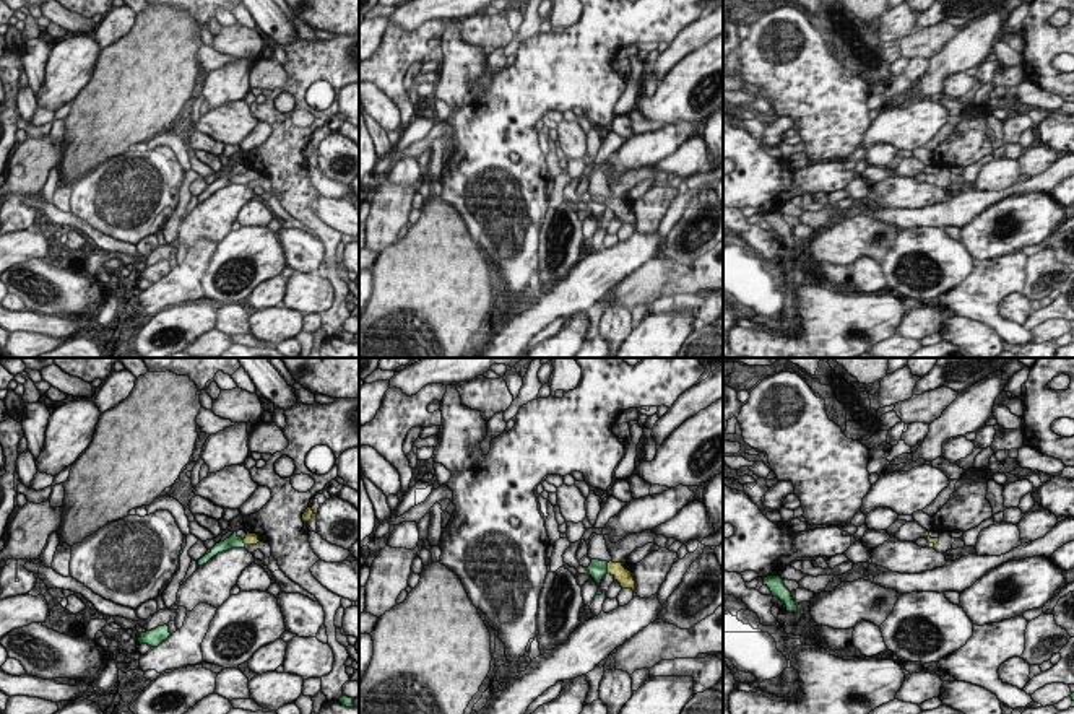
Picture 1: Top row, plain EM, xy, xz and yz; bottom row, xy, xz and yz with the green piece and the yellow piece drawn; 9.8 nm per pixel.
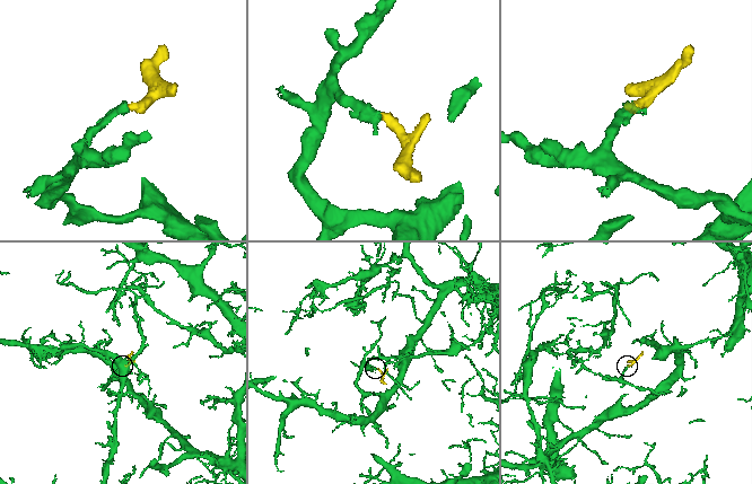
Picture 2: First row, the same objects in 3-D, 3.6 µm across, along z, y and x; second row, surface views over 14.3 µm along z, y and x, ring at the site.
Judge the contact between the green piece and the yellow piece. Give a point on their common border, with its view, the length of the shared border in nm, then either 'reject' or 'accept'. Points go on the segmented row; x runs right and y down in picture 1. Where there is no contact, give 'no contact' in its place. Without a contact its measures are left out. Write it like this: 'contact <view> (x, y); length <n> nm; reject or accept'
contact xz (606, 568); length 110 nm; accept

